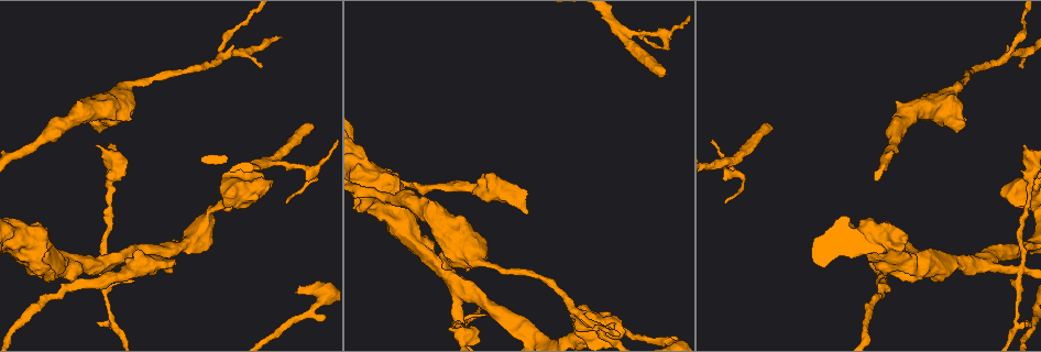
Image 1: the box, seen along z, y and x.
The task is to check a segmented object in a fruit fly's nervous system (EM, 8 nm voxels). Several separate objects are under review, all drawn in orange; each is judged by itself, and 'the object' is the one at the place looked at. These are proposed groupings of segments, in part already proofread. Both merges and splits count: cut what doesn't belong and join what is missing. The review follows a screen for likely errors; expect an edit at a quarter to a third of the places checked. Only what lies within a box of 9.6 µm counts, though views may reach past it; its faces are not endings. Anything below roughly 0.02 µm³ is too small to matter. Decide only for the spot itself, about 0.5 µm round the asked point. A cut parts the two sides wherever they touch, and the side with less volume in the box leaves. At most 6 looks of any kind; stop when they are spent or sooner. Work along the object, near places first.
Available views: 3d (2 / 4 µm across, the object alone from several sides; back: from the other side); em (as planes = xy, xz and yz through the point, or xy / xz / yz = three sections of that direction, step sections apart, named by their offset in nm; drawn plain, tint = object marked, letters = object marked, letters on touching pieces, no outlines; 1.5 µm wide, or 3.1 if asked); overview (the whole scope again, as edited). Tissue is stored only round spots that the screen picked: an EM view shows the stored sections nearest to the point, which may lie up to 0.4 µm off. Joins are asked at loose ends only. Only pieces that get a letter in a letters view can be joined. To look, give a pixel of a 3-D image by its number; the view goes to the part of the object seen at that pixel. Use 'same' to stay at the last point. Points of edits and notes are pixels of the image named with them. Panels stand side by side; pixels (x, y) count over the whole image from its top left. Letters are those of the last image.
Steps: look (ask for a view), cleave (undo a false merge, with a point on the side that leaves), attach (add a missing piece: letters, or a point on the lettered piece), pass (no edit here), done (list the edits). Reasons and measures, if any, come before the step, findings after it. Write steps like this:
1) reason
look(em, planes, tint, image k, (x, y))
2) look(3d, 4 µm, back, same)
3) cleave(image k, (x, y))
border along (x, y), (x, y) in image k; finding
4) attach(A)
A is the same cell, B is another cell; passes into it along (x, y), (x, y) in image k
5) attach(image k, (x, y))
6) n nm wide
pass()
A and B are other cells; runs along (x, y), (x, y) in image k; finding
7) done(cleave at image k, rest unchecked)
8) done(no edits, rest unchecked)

free end
look(em, planes, letters, image 1, (771, 129))

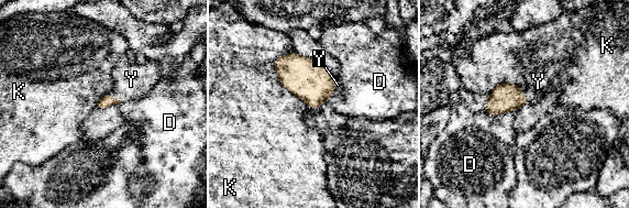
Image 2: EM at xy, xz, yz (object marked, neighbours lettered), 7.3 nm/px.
K touches over 440 nm
attach(Y)
Y is the same cell, D and K are other cells; passes into it along (505, 97), (521, 95), (538, 81) in image 2; the cell continues

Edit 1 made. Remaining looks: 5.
an open end
look(em, yz, step 8, letters, image 1, (528, 213))

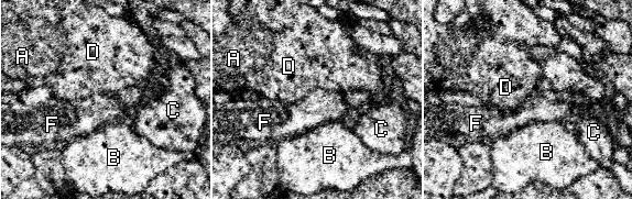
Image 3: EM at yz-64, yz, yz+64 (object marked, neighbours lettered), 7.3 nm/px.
look(em, planes, letters, same)

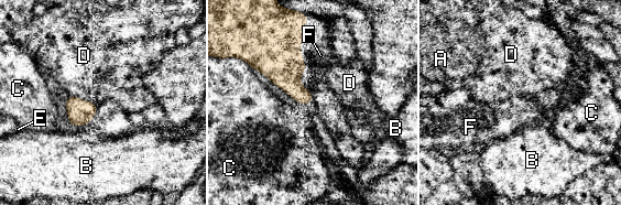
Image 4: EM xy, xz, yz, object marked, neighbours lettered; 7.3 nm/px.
pass()
A, B, C, D, E and F are other cells; border along (305, 65), (301, 83), (311, 92) in image 4; no lettered piece goes on from it

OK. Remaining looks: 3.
three arms meet
look(em, planes, tint, image 1, (1006, 56))

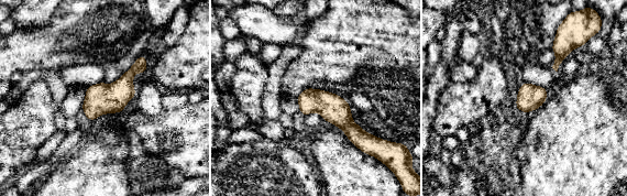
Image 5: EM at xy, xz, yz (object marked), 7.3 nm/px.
what lies round it
look(em, planes, letters, same)

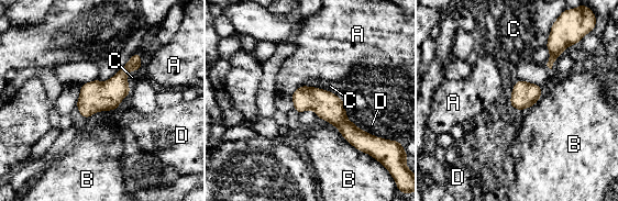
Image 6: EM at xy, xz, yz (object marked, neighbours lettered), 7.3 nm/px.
190 nm wide
pass()
A, B, C and D are other cells; border along (313, 86), (327, 89), (341, 99) in image 6; one cell here

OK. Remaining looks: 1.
done(attach at image 2, rest unchecked)

